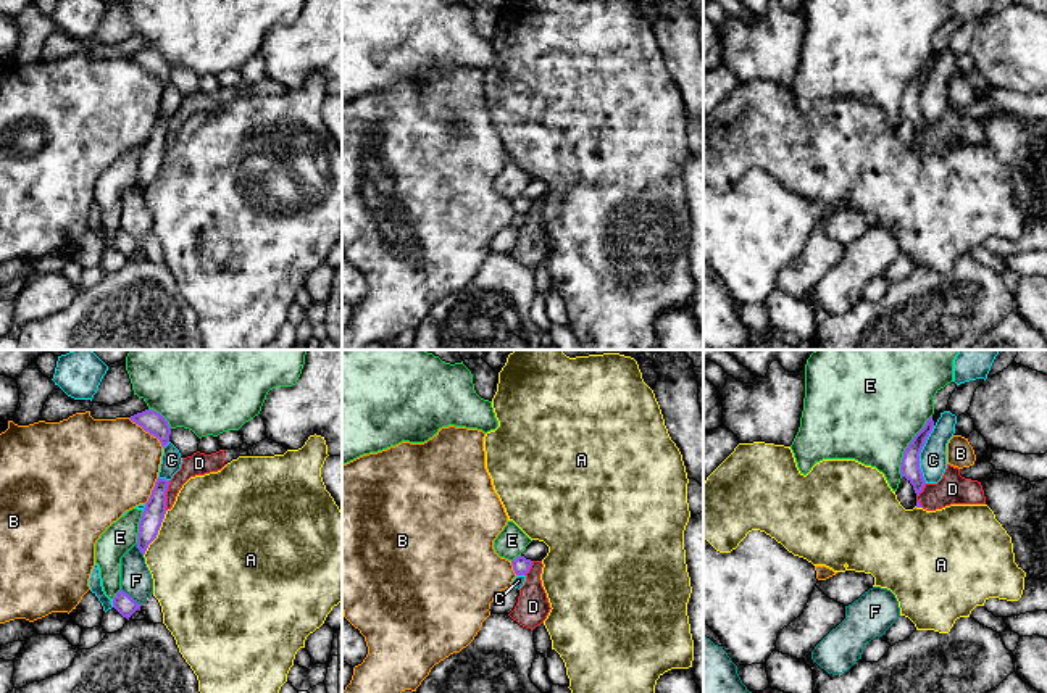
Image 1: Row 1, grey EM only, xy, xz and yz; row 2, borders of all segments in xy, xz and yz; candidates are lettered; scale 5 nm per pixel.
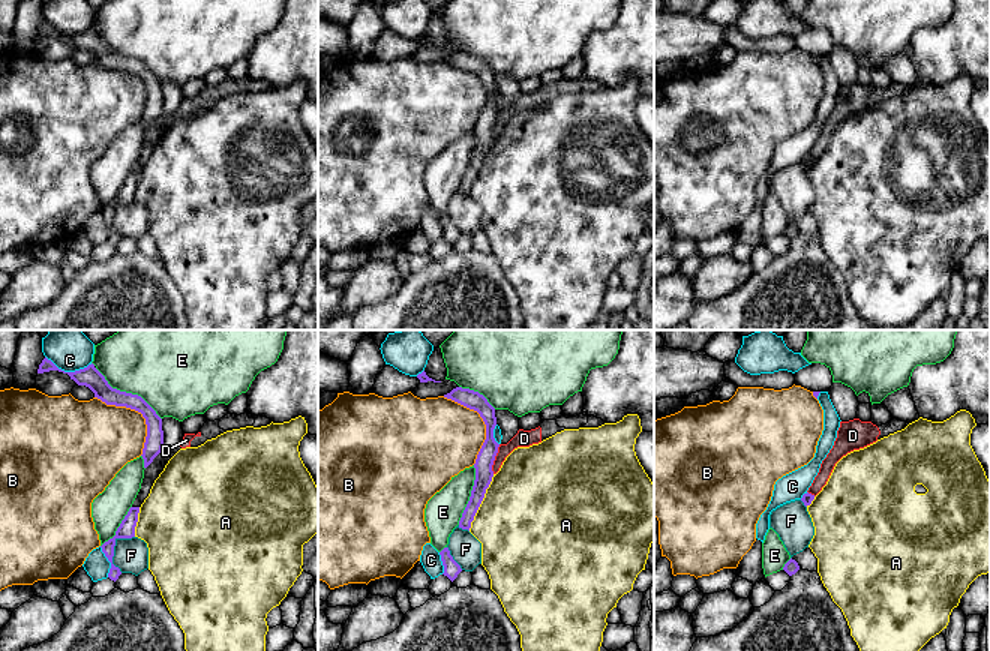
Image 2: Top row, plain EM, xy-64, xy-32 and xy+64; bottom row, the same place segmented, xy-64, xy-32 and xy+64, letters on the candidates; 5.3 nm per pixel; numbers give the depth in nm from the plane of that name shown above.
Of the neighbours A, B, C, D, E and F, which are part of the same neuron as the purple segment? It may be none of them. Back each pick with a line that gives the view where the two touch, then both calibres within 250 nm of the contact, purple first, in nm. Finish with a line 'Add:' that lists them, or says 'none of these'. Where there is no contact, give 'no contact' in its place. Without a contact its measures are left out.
Add: none of these

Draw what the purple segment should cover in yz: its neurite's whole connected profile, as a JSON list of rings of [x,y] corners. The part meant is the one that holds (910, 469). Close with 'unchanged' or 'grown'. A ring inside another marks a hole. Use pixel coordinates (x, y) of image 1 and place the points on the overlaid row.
[[[932,416],[926,421],[924,427],[913,437],[908,446],[903,451],[900,474],[905,477],[916,493],[916,496],[923,492],[926,480],[920,469],[920,453],[934,429]]] | unchanged

